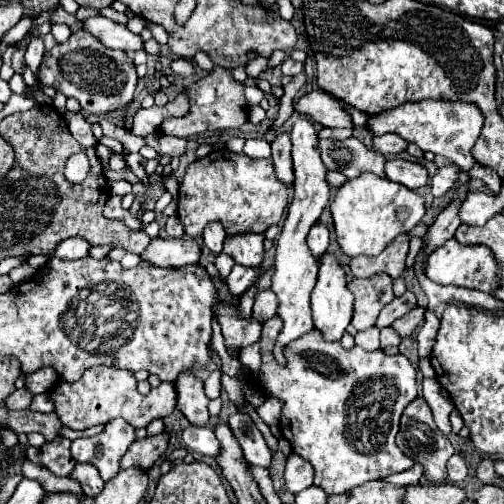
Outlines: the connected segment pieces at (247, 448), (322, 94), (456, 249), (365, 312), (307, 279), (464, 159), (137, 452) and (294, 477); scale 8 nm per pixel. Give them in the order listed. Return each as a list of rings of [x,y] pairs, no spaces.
[[[234,413],[234,415],[230,415],[228,425],[230,425],[236,441],[240,443],[246,461],[252,465],[270,467],[272,453],[264,441],[260,429],[256,427],[256,423],[244,413]]]
[[[314,89],[304,97],[300,97],[294,109],[298,113],[310,115],[314,121],[318,121],[324,127],[346,127],[346,129],[356,127],[352,123],[352,117],[342,109],[340,101],[322,89]]]
[[[452,237],[442,247],[434,249],[430,257],[426,257],[426,275],[438,285],[456,285],[486,293],[494,293],[496,289],[502,287],[500,265],[494,259],[494,253],[486,245],[462,245],[456,237]]]
[[[382,273],[370,279],[352,279],[350,289],[354,293],[352,325],[358,331],[370,329],[376,323],[382,307],[394,299],[392,277]]]
[[[300,117],[294,127],[292,127],[292,159],[294,159],[294,197],[288,207],[288,217],[284,221],[282,233],[278,237],[278,247],[276,247],[276,273],[272,277],[272,291],[278,295],[280,305],[278,305],[278,315],[284,321],[282,333],[278,337],[278,343],[274,347],[274,355],[278,363],[286,363],[282,355],[282,347],[294,341],[296,337],[308,333],[314,327],[312,321],[312,309],[310,309],[310,293],[316,285],[316,275],[318,275],[318,259],[310,253],[306,245],[306,237],[310,227],[318,221],[322,209],[326,207],[330,199],[330,187],[326,181],[326,165],[320,159],[318,151],[318,131],[314,123],[308,117]]]
[[[426,99],[426,101],[400,105],[398,109],[380,113],[378,117],[370,117],[368,127],[370,127],[372,135],[396,133],[402,139],[416,143],[422,151],[432,151],[436,155],[444,155],[444,157],[452,159],[464,173],[468,173],[468,169],[476,163],[472,157],[472,147],[484,127],[484,113],[474,103]]]
[[[156,435],[156,437],[146,437],[142,441],[132,443],[132,447],[126,451],[126,455],[120,461],[120,469],[132,469],[132,467],[140,467],[140,469],[150,469],[158,457],[162,457],[162,453],[166,451],[168,445],[168,435]]]
[[[292,453],[288,459],[286,459],[286,473],[284,473],[284,479],[286,479],[286,489],[290,493],[300,493],[302,489],[310,487],[312,481],[314,481],[314,467],[310,461],[306,461],[304,457]]]

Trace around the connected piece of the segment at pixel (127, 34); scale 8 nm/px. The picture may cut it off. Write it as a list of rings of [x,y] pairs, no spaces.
[[[102,15],[90,17],[84,21],[84,29],[100,39],[110,49],[122,49],[128,53],[144,51],[144,41],[136,33],[132,33],[126,25],[118,25]]]

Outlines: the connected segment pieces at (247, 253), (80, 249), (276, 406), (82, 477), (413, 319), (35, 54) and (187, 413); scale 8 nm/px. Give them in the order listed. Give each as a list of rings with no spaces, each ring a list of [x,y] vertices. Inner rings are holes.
[[[236,233],[224,241],[224,253],[234,257],[244,267],[256,267],[264,257],[264,235],[260,233]]]
[[[72,237],[72,239],[62,241],[56,247],[52,257],[58,257],[58,259],[82,259],[82,257],[88,255],[88,249],[90,249],[88,241],[82,241],[80,237]]]
[[[266,399],[260,407],[254,407],[256,413],[262,417],[264,423],[268,425],[276,425],[278,423],[278,417],[280,417],[280,409],[282,409],[282,403],[278,399]]]
[[[78,463],[70,477],[80,481],[86,495],[100,495],[102,489],[104,489],[104,481],[102,481],[102,477],[100,477],[100,473],[98,473],[98,469],[94,465]]]
[[[416,307],[416,309],[412,309],[410,313],[406,313],[404,317],[400,317],[398,321],[394,321],[390,327],[404,339],[404,337],[410,337],[412,335],[412,331],[418,327],[418,323],[422,323],[424,321],[424,307]]]
[[[42,38],[32,40],[26,49],[24,55],[25,63],[30,67],[36,77],[38,76],[37,72],[42,63],[44,53],[46,53],[46,49]]]
[[[182,373],[182,377],[178,377],[176,393],[178,393],[178,405],[176,405],[178,411],[182,411],[184,417],[196,427],[208,425],[210,399],[202,389],[202,381],[194,377],[194,373]]]

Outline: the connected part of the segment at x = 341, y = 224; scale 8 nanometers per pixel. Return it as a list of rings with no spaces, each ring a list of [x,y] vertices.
[[[362,173],[356,179],[348,179],[338,189],[330,209],[336,227],[336,239],[342,251],[350,257],[380,255],[396,235],[414,229],[426,213],[422,195],[374,173]]]

